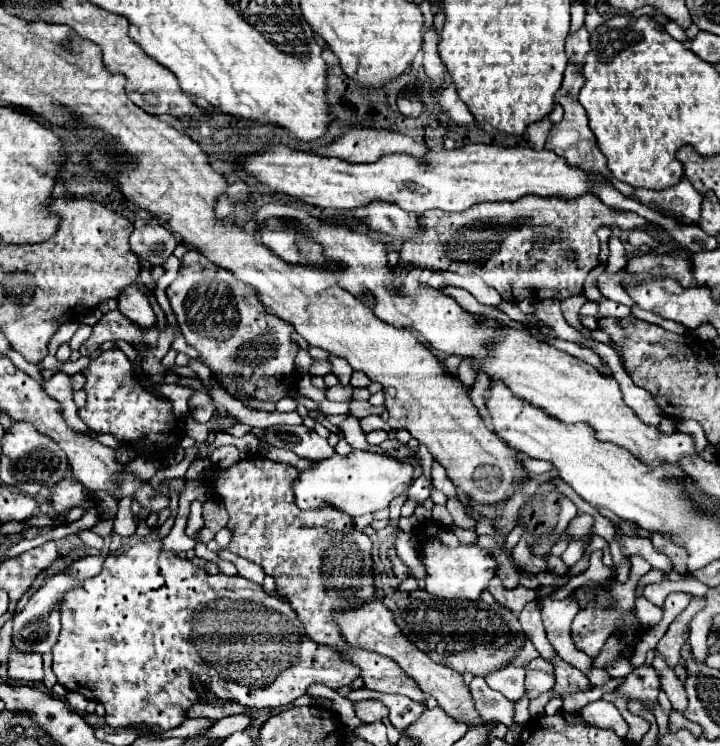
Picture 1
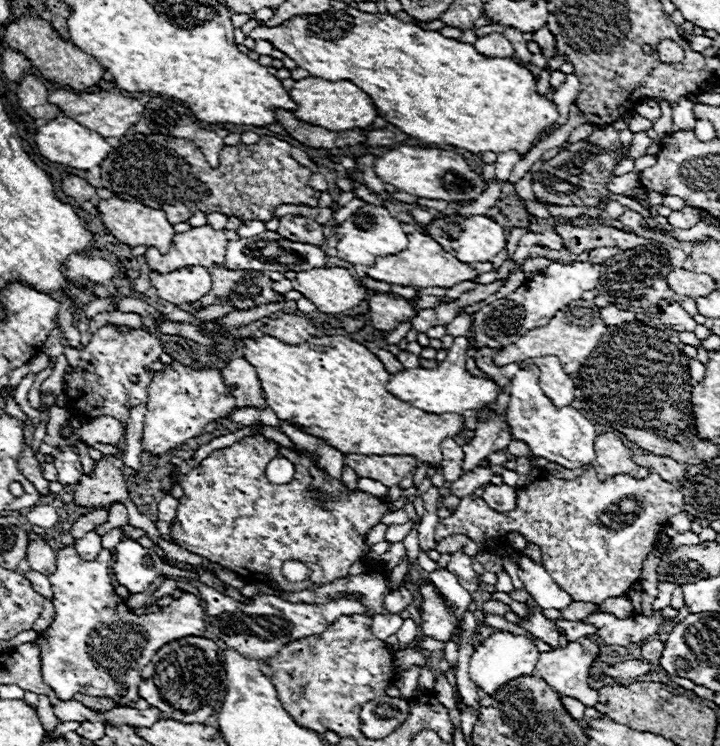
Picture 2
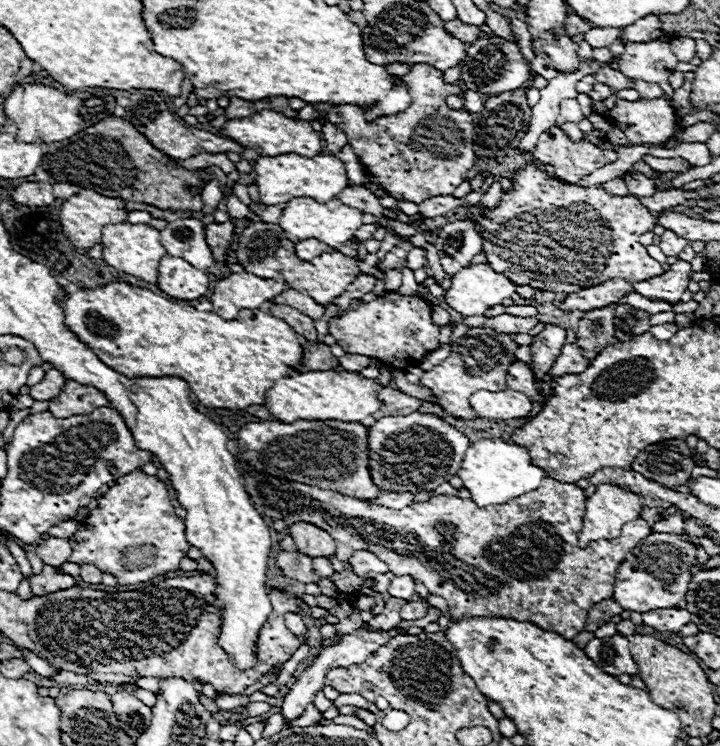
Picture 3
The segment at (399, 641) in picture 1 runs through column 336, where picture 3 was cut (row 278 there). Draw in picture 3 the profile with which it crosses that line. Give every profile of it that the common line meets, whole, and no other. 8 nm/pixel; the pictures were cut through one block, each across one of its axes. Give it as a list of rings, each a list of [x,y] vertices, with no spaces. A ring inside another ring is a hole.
[[[612,278],[610,282],[602,282],[598,286],[592,288],[584,288],[580,292],[572,292],[566,296],[566,300],[560,304],[562,310],[596,310],[608,304],[616,304],[622,296],[634,292],[632,282],[624,280],[624,278]]]

